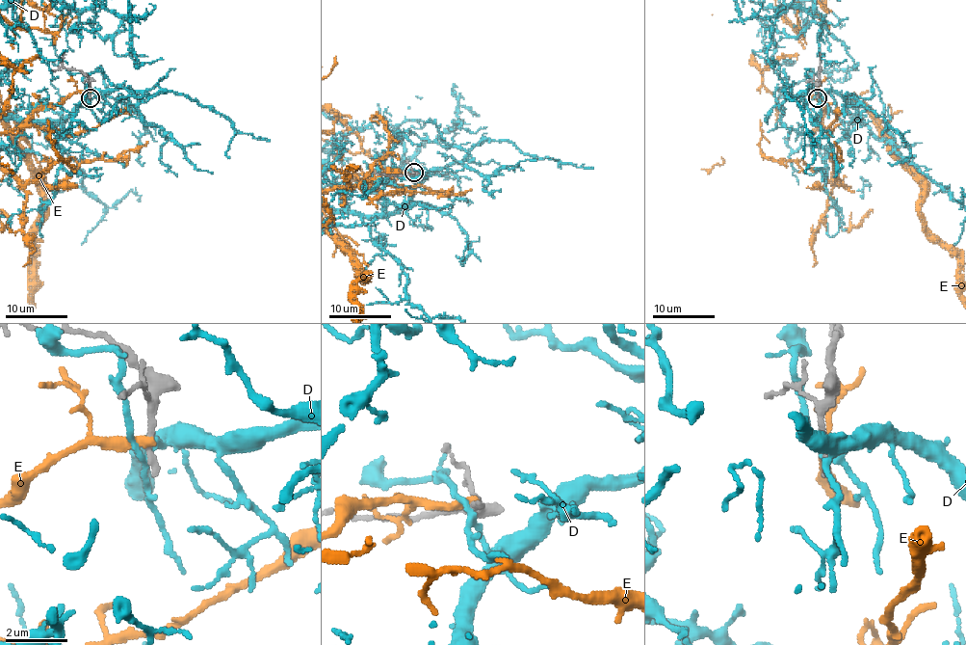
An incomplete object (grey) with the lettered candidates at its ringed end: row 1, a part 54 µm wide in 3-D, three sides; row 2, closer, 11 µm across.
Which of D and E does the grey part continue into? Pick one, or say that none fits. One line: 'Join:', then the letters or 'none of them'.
Join: none of them

